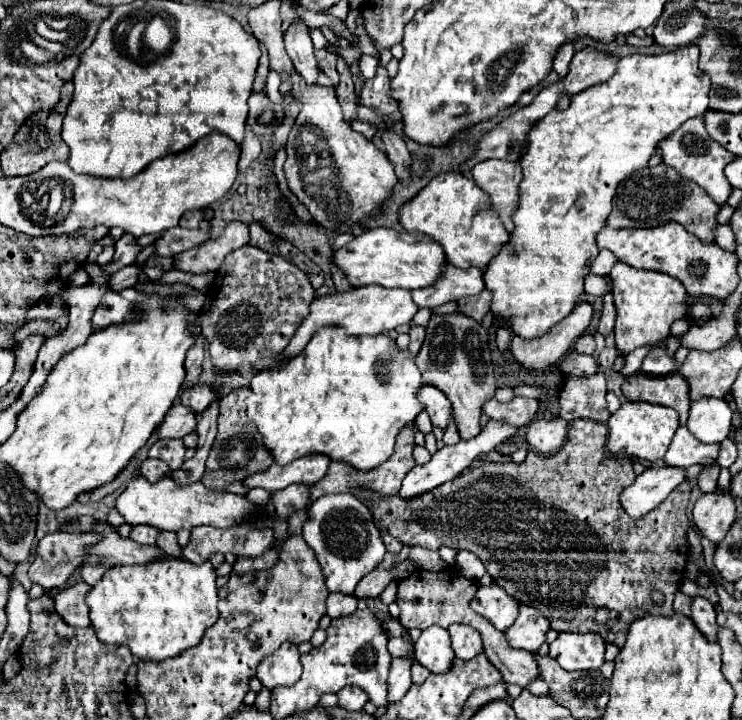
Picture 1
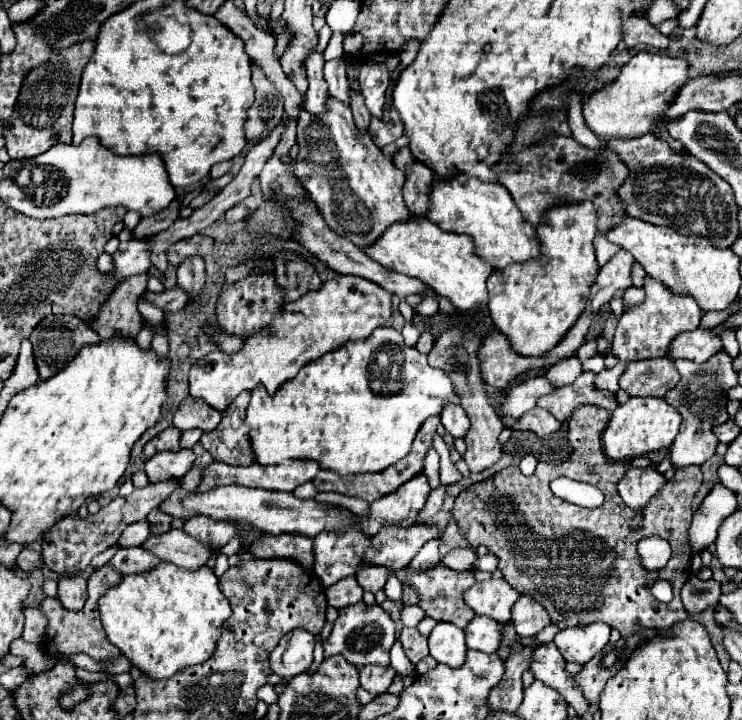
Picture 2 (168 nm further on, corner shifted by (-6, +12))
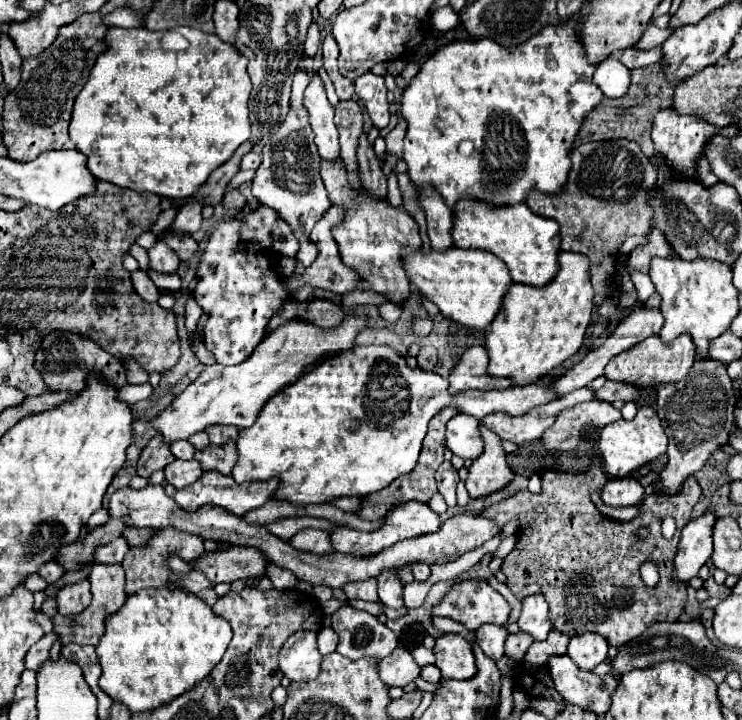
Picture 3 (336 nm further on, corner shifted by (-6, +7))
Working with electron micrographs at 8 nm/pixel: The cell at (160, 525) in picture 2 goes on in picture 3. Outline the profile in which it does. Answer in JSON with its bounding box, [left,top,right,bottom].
[122,527,154,547]

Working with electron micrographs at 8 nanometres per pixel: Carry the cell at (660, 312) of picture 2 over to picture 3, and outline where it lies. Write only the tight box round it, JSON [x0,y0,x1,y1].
[604,333,696,387]

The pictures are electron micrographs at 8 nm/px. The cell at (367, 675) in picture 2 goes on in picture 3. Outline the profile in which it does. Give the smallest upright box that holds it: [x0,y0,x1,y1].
[378,647,420,687]

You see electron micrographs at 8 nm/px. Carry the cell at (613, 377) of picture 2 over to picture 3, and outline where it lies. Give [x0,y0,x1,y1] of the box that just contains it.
[482,387,596,445]

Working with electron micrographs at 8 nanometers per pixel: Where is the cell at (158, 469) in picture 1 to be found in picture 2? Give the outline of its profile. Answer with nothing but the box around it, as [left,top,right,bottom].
[146,450,194,482]

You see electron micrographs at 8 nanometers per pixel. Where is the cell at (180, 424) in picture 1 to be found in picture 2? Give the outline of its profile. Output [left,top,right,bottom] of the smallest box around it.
[174,398,222,432]

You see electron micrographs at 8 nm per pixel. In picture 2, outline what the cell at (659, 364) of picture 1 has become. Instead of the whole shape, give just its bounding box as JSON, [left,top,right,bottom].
[668,328,724,364]

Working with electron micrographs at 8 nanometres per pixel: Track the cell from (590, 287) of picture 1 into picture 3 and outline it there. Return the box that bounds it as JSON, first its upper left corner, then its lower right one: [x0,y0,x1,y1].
[630,273,654,303]

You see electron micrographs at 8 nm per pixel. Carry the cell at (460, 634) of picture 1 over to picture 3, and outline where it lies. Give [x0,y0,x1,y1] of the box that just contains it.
[476,625,508,659]

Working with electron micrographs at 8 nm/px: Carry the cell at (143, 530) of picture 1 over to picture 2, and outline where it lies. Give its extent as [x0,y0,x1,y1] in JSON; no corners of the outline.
[116,522,150,548]

